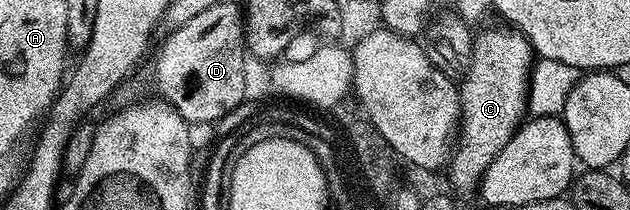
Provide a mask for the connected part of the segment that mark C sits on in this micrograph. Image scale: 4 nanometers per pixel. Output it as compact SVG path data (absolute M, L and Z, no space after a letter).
M497 23L494 29L485 29L478 32L473 39L473 54L471 55L471 67L465 74L459 85L461 94L461 120L459 122L459 132L455 137L455 148L449 158L447 174L449 181L461 193L469 193L478 188L481 183L481 176L491 159L507 147L511 135L515 132L521 122L527 117L527 103L529 97L529 78L535 62L533 48L529 46L529 41L508 23Z

